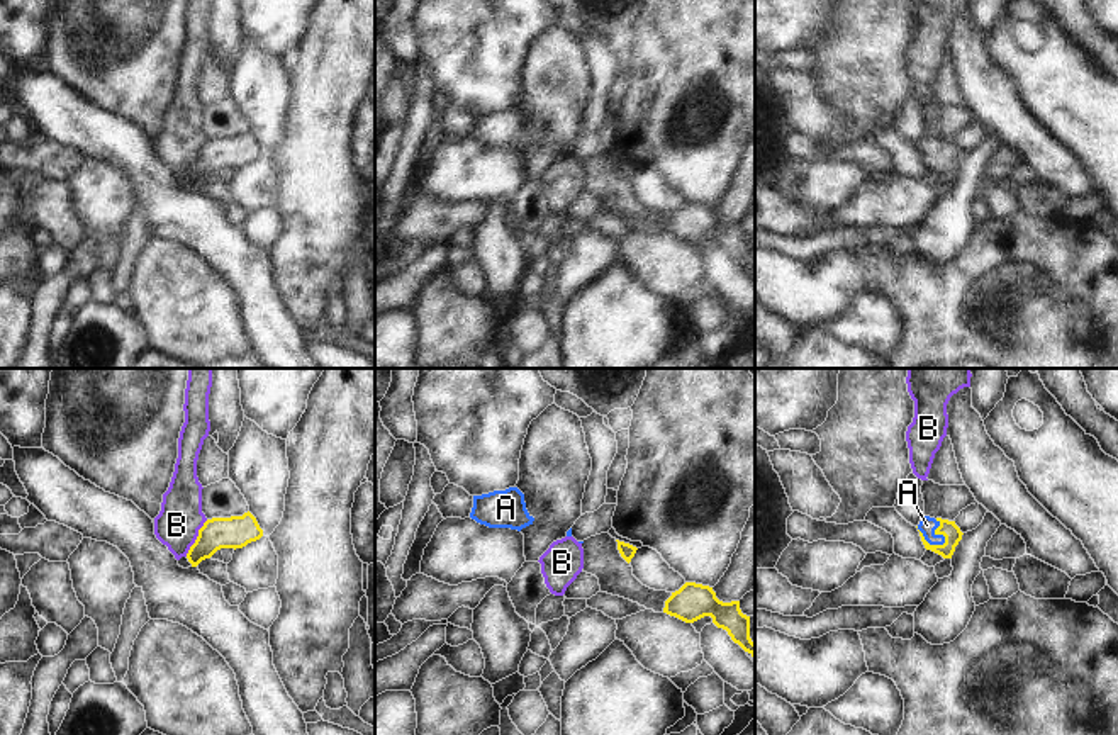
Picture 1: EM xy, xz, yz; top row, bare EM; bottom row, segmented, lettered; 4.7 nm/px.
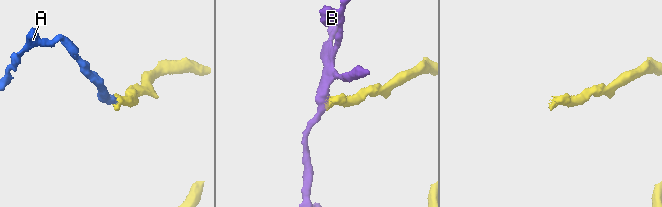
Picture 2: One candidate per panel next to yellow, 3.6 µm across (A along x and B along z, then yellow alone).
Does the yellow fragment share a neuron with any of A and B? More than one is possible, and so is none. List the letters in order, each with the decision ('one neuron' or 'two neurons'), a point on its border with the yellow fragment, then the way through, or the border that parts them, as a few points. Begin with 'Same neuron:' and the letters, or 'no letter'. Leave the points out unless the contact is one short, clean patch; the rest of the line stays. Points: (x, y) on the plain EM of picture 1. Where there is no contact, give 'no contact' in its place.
Same neuron: A
A: one neuron | yz (928, 163) | across yz (952, 153), (942, 163), (928, 163), (927, 145)
B: two neurons | xy (197, 158) | along xy (207, 140), (185, 175)

